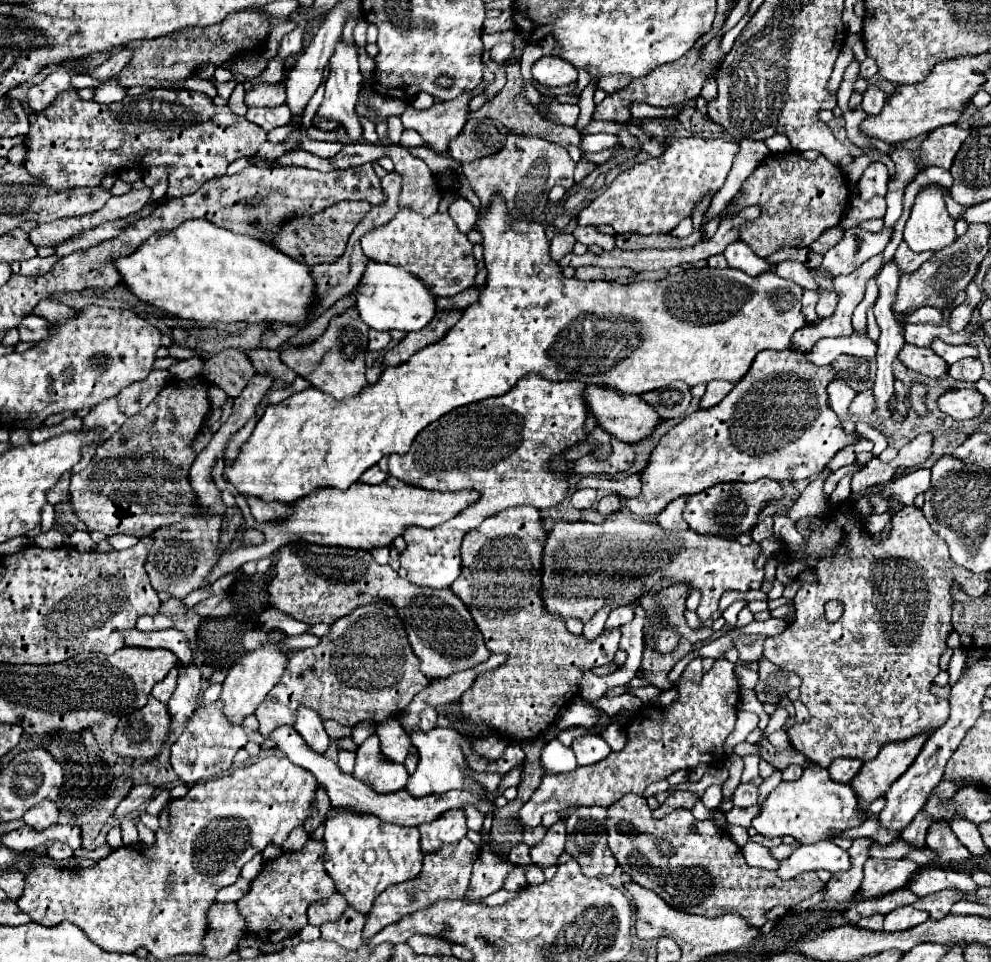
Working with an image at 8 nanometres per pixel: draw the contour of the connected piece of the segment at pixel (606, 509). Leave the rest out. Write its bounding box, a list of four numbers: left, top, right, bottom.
[597,493,621,515]

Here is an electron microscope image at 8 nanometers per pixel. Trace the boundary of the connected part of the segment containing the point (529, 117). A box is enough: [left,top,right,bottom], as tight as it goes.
[469,63,581,149]

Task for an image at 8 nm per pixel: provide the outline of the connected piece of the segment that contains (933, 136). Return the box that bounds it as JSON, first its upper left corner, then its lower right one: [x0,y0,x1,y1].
[919,125,969,169]

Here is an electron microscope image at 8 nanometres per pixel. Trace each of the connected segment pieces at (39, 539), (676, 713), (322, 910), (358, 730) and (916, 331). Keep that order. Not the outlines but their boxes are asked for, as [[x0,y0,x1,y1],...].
[[35,529,69,549],[515,659,739,827],[307,893,347,927],[353,723,375,747],[905,309,975,347]]

